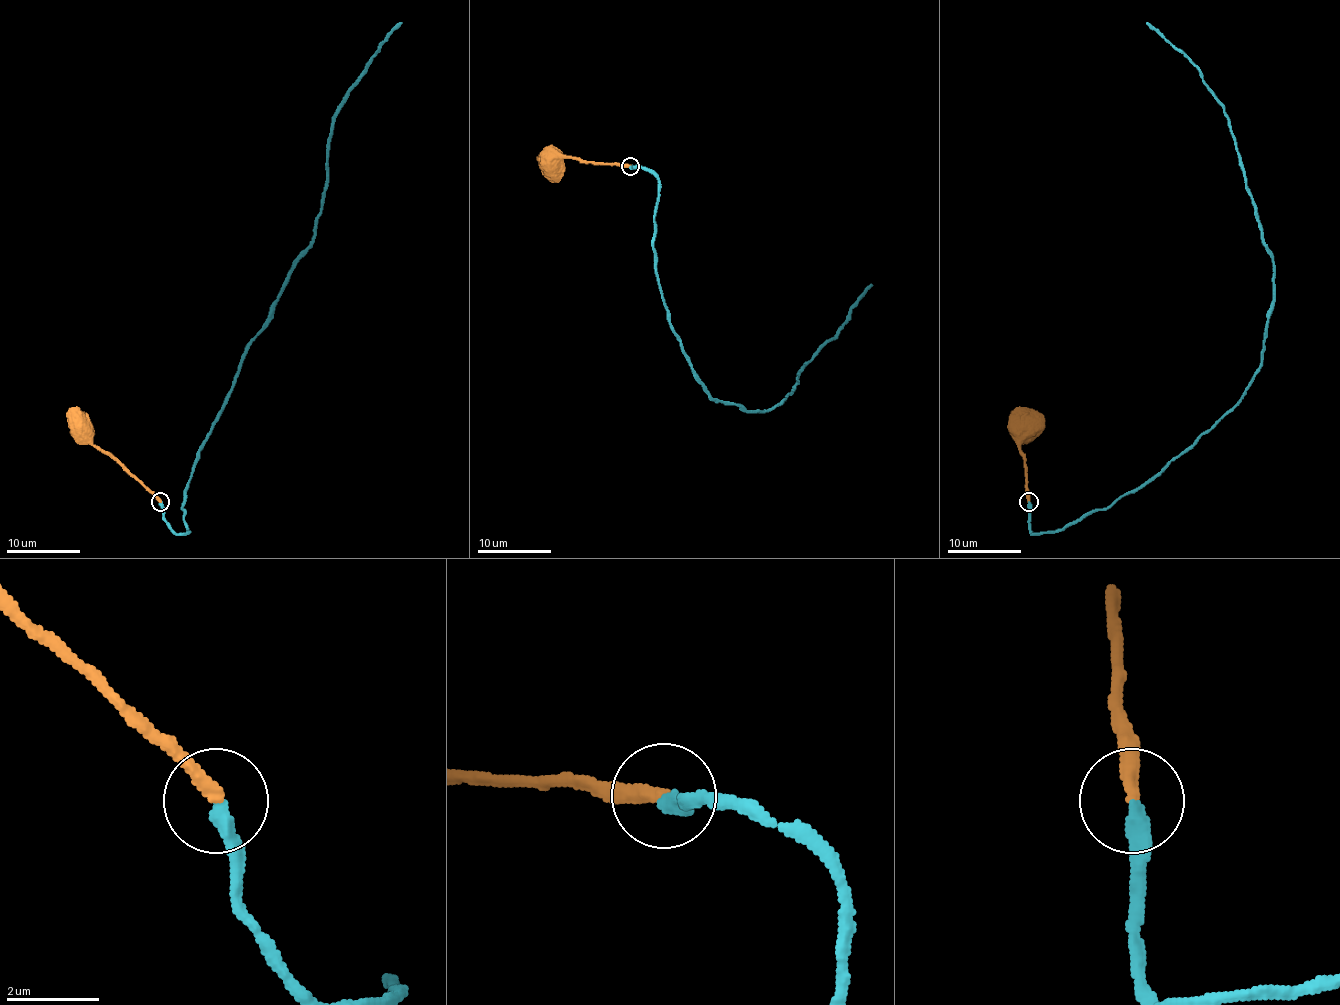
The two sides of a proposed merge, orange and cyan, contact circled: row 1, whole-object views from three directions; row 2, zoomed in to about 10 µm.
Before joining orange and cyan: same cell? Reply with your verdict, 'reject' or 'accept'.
accept

